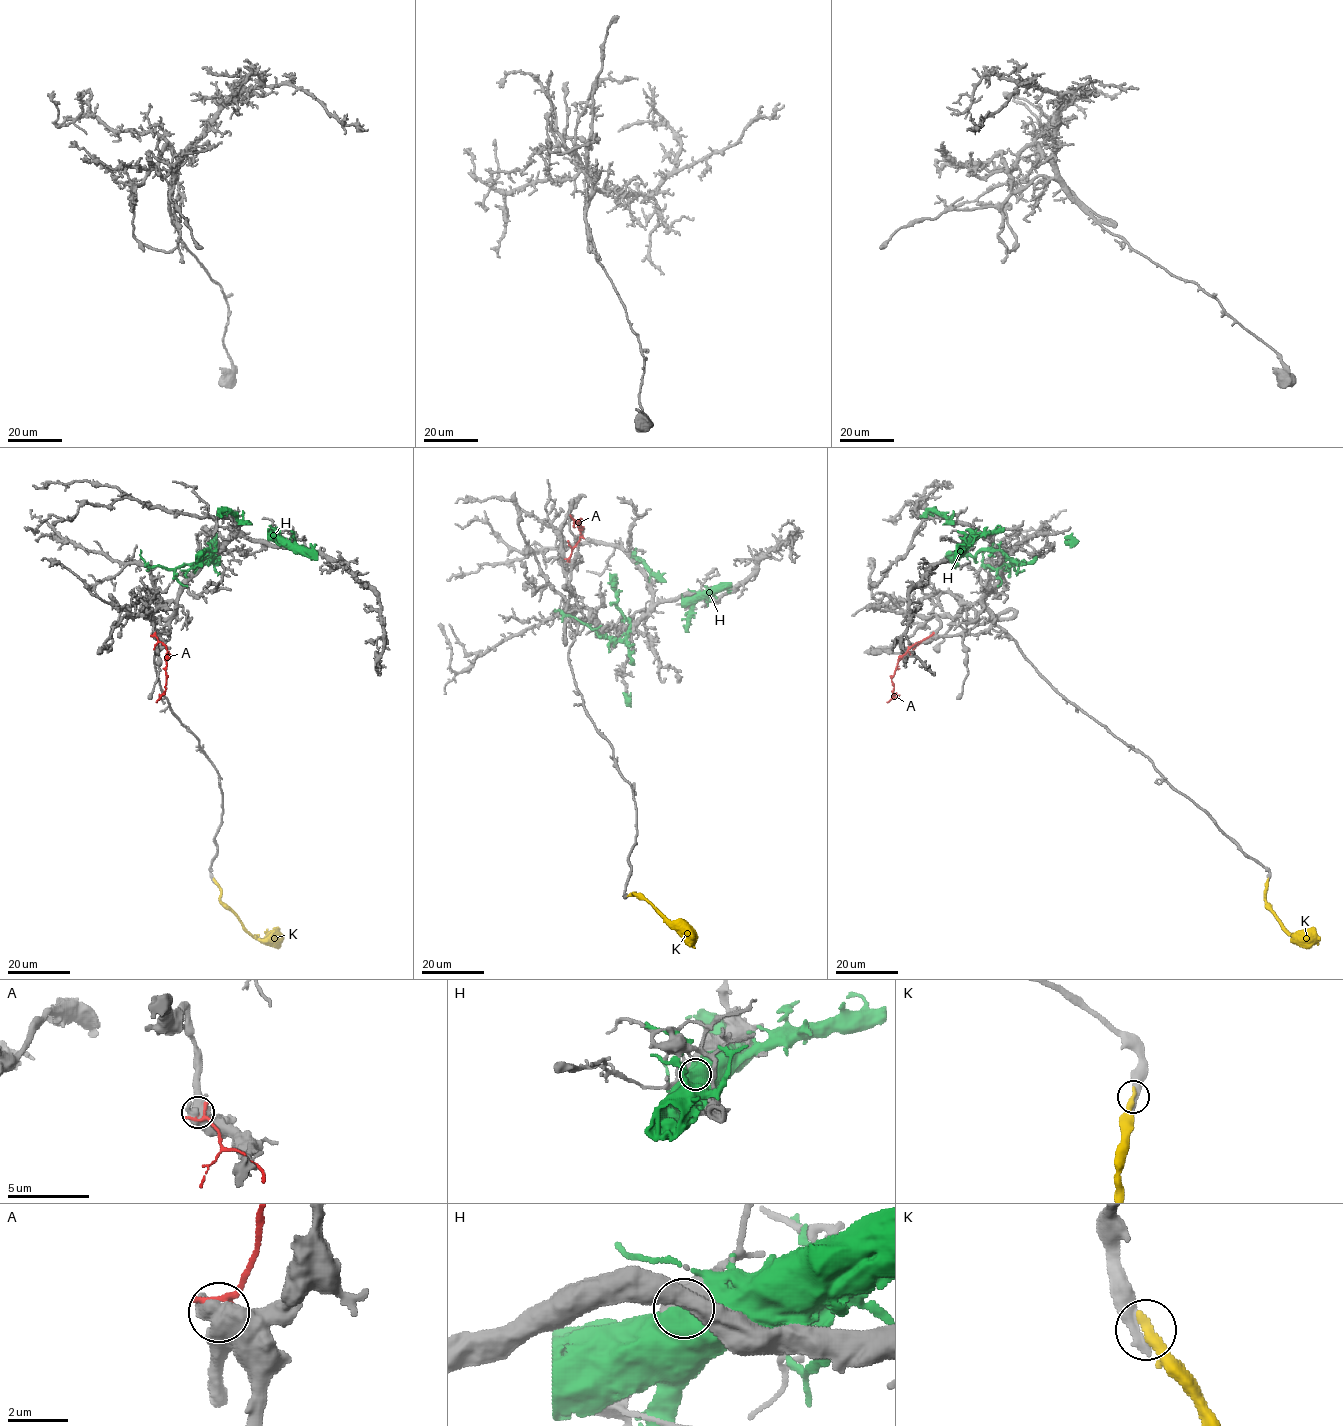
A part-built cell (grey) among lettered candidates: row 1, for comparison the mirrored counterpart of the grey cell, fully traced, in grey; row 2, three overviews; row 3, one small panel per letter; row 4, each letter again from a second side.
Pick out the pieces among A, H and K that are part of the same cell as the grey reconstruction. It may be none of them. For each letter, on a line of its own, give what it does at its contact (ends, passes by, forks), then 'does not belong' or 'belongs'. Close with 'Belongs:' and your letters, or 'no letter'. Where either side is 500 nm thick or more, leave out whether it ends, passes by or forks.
A: does not belong
H: does not belong
K: it ends there; belongs
Belongs: K

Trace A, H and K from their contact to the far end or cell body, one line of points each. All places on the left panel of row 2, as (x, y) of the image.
A: (153, 634), (166, 647), (166, 689), (161, 695)
H: (281, 541), (222, 511), (201, 553), (216, 550), (208, 562), (149, 566), (140, 549)
K: (214, 880), (220, 891), (221, 902), (241, 925), (256, 938), (281, 938)

